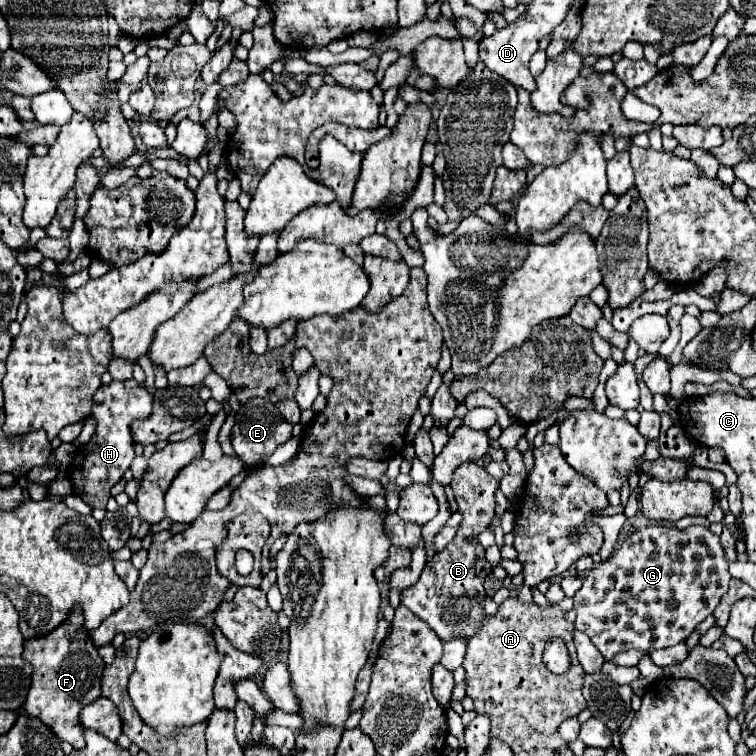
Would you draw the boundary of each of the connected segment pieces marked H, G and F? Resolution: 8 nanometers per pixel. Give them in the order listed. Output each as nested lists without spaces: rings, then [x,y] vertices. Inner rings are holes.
[[[110,382],[102,384],[96,390],[94,404],[90,416],[97,421],[95,436],[87,445],[88,456],[84,458],[84,466],[72,472],[74,494],[80,496],[90,508],[106,508],[110,498],[110,488],[122,478],[134,460],[134,440],[130,434],[130,424],[134,420],[144,420],[152,414],[152,394],[138,382]]]
[[[648,526],[630,534],[606,560],[596,564],[586,576],[582,588],[574,596],[576,630],[582,630],[600,650],[604,660],[612,660],[618,652],[630,648],[658,650],[684,642],[690,632],[714,612],[720,598],[728,592],[730,572],[720,546],[720,538],[708,528],[690,526],[678,530],[674,526]]]
[[[70,614],[66,626],[58,626],[58,630],[48,636],[26,640],[22,658],[32,664],[32,684],[20,712],[28,718],[38,718],[62,742],[70,742],[72,748],[84,748],[86,742],[80,724],[80,710],[100,698],[100,678],[106,664],[90,642],[88,632],[82,630],[82,616]]]

